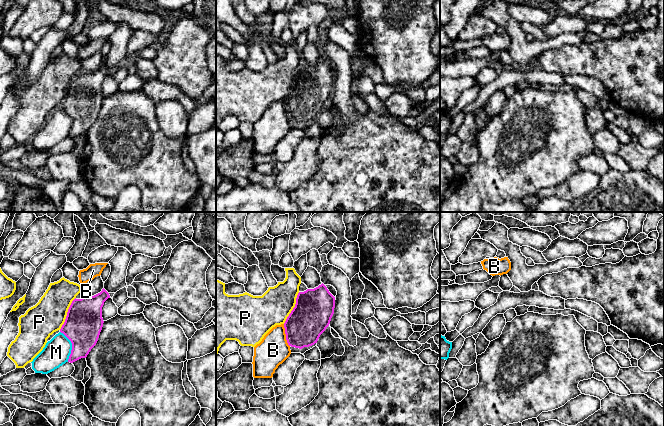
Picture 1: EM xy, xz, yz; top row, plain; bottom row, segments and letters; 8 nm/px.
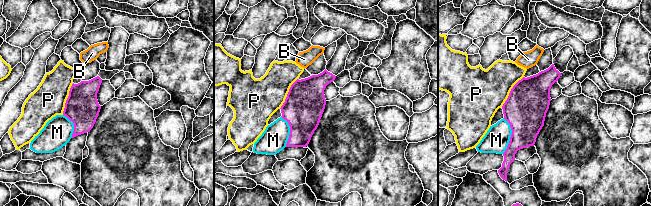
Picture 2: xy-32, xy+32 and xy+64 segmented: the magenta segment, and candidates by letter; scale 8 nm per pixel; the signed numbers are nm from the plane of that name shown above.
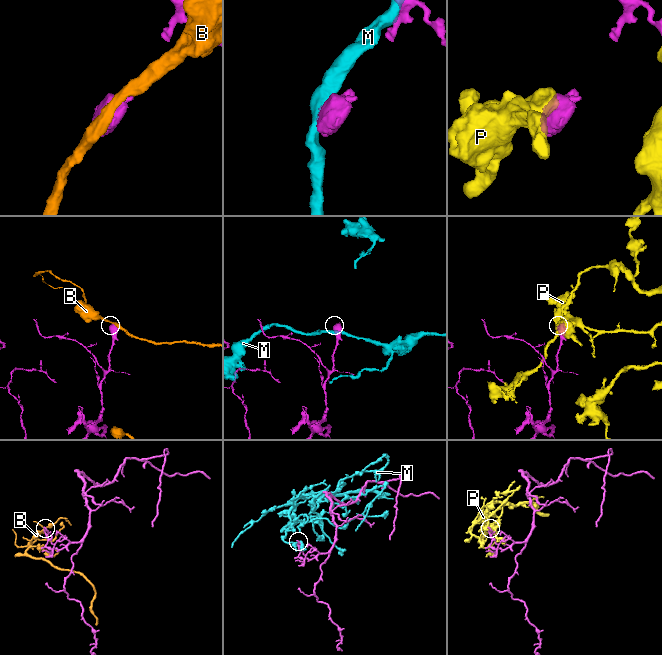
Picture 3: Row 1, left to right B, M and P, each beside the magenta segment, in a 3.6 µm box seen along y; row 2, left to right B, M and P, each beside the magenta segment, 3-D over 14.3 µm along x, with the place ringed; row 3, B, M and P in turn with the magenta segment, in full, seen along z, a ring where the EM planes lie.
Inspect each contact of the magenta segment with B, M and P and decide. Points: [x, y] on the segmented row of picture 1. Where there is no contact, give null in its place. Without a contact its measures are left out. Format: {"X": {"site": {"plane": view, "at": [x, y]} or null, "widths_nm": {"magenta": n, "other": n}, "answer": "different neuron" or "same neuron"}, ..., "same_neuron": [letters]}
{"B": {"site": {"plane": "xz", "at": [286, 335]}, "widths_nm": {"magenta": 320, "other": 240}, "answer": "different neuron"}, "M": {"site": {"plane": "xy", "at": [72, 346]}, "widths_nm": {"magenta": 300, "other": 220}, "answer": "different neuron"}, "P": {"site": {"plane": "xy", "at": [67, 313]}, "widths_nm": {"magenta": 300, "other": 280}, "answer": "different neuron"}, "same_neuron": []}

